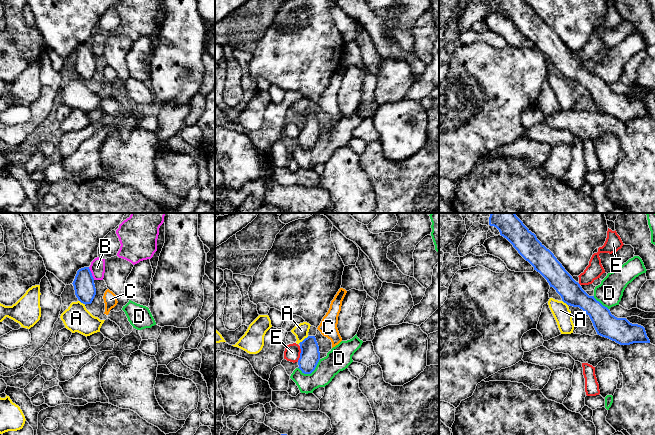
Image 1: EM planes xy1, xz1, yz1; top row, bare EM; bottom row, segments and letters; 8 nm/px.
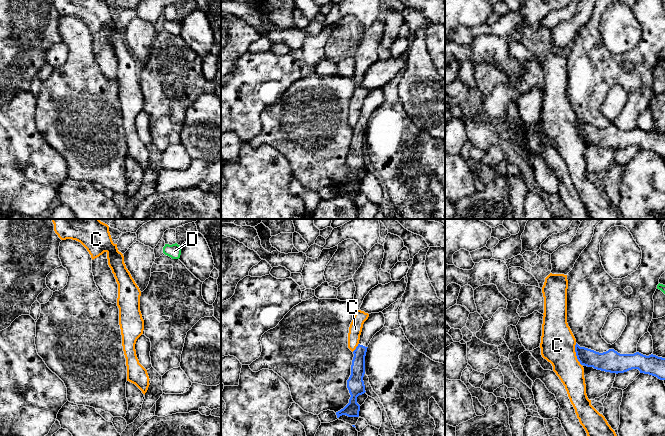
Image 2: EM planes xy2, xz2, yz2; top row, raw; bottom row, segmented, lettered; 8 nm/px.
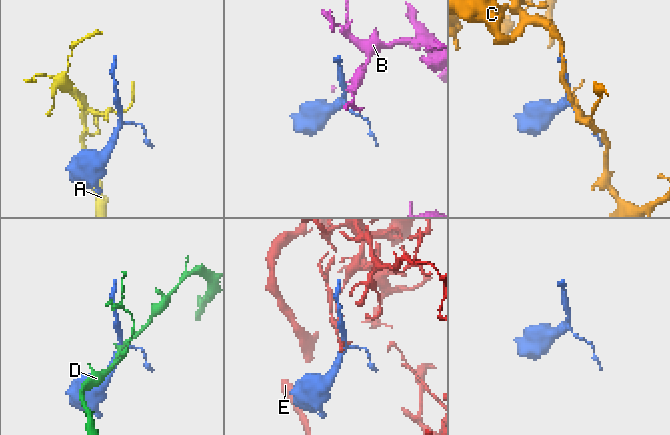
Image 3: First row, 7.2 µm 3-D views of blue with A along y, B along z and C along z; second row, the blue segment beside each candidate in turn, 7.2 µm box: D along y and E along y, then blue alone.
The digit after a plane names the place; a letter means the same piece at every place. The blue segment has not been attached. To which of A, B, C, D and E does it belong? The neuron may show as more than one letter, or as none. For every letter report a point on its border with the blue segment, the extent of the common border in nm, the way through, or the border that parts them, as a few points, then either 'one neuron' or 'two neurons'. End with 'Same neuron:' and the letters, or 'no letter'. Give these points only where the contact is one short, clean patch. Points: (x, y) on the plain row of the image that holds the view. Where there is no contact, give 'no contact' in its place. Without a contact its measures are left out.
A: meets blue in xz1 at (304, 115); contact 110 nm long; border along xz1 (308, 112), (298, 119); two neurons
B: meets blue in xy1 at (91, 49); contact 120 nm long; border along xy1 (88, 43), (94, 55); two neurons
C: meets blue in yz2 at (576, 130); contact 190 nm long; border along yz2 (575, 119), (575, 131), (581, 141); two neurons
D: meets blue in xz1 at (311, 148); contact 200 nm long; border along xz1 (320, 135), (310, 149), (303, 149), (298, 144); two neurons
E: meets blue in xz1 at (300, 130); contact 130 nm long; border along xz1 (300, 122), (300, 133), (297, 137); two neurons
Same neuron: no letter

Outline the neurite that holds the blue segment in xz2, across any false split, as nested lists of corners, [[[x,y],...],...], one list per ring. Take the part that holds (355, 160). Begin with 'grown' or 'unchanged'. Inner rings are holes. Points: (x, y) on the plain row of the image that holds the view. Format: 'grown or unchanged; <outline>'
grown; [[[382,88],[369,90],[368,95],[364,98],[359,120],[353,127],[351,151],[347,156],[347,164],[351,173],[349,179],[343,185],[336,188],[337,194],[342,191],[359,193],[360,181],[357,179],[357,173],[366,168],[363,153],[365,150],[367,124],[373,112],[384,103],[384,100],[385,93]]]

